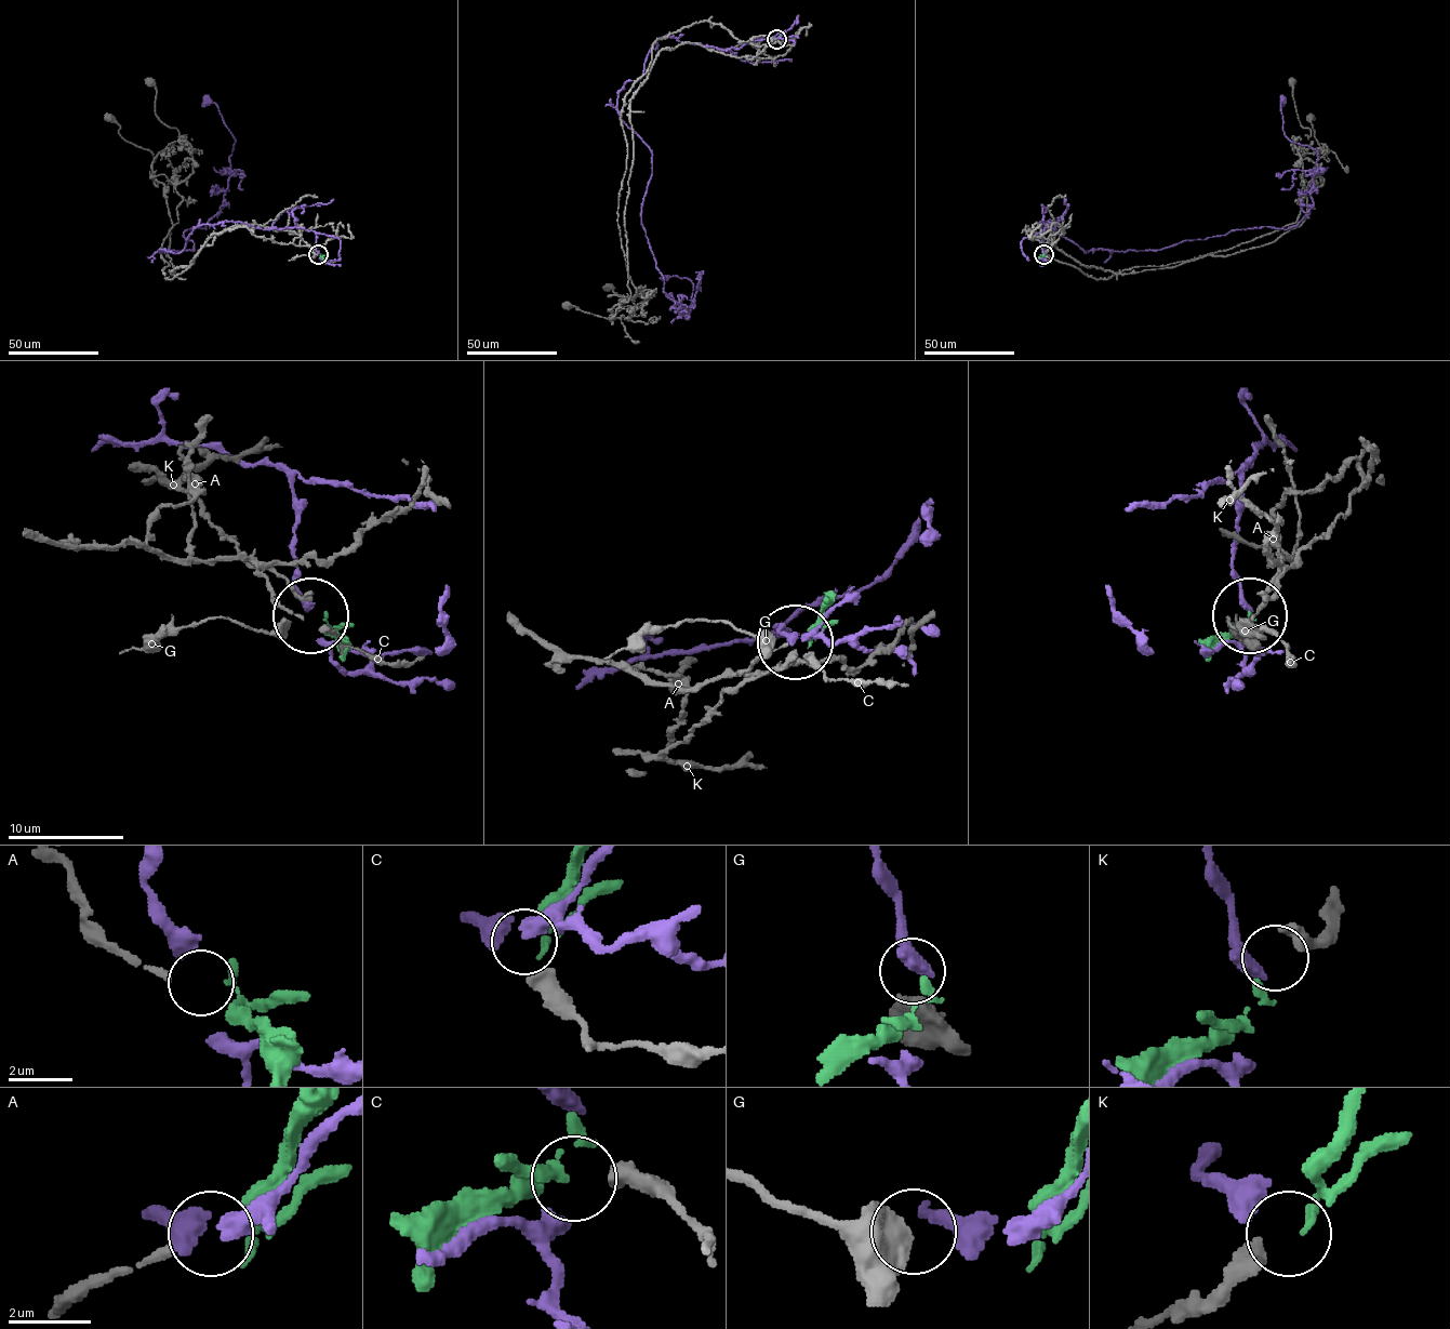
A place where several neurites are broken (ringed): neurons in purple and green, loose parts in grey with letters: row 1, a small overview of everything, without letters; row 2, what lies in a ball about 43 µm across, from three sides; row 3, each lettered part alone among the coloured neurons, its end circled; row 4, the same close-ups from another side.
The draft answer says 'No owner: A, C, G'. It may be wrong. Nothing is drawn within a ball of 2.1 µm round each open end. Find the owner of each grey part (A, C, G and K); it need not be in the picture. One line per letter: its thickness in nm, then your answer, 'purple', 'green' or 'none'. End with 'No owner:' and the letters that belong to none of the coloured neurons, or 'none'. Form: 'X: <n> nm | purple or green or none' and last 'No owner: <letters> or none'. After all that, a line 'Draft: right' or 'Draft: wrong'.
A: 200 nm | none
C: 500 nm | none
G: 700 nm | none
K: 550 nm | green
No owner: A, C, G
Draft: right

